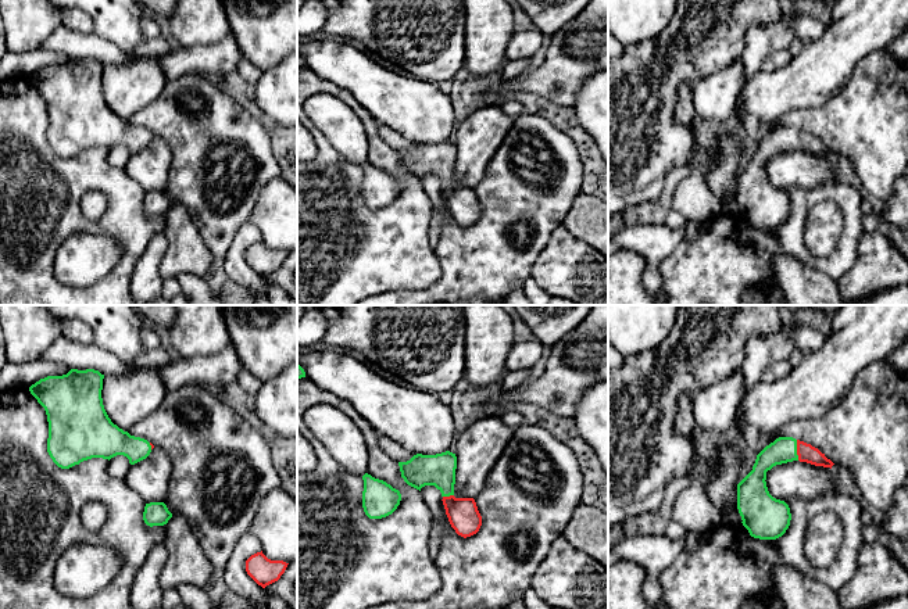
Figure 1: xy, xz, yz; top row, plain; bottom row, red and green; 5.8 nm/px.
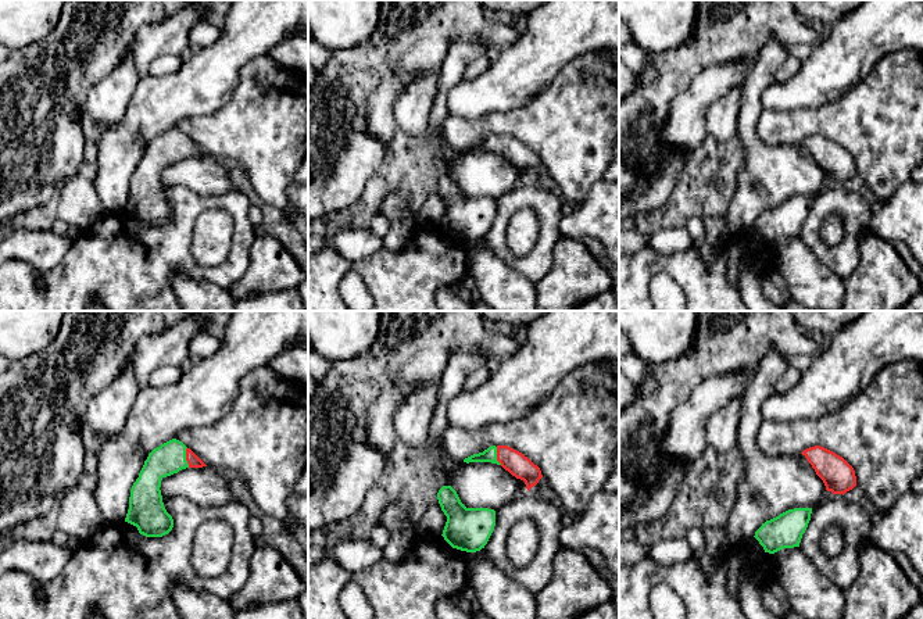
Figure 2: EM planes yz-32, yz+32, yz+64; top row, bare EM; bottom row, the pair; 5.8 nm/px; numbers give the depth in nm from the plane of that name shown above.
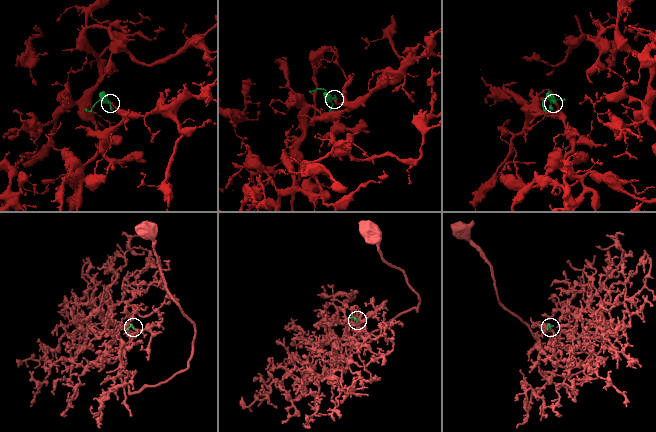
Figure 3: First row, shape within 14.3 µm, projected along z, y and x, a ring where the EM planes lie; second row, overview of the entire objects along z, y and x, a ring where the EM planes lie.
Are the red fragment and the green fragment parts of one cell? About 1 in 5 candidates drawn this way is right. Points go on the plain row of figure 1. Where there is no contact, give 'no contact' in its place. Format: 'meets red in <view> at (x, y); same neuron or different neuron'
meets red in yz at (797, 139); same neuron

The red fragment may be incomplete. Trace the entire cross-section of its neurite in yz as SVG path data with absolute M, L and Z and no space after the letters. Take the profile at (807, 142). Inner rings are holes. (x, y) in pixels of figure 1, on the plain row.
M779 126L766 135L753 160L737 173L737 198L751 226L776 229L789 218L790 197L769 183L765 169L773 155L793 150L830 158L834 154L818 137L793 126Z

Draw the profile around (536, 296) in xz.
M532 277L523 282L522 290L532 305L547 305L551 300L548 293L539 287Z

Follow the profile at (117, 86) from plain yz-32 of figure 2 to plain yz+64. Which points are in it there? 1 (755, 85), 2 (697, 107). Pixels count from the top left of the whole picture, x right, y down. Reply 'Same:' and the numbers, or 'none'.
Same: none

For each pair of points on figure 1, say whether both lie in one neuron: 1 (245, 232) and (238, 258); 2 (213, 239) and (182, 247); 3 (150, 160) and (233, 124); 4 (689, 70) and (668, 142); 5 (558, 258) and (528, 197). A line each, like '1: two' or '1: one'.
1: one
2: two
3: two
4: one
5: two

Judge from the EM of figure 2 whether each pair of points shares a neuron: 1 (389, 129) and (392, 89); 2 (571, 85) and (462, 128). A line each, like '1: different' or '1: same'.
1: same
2: same

